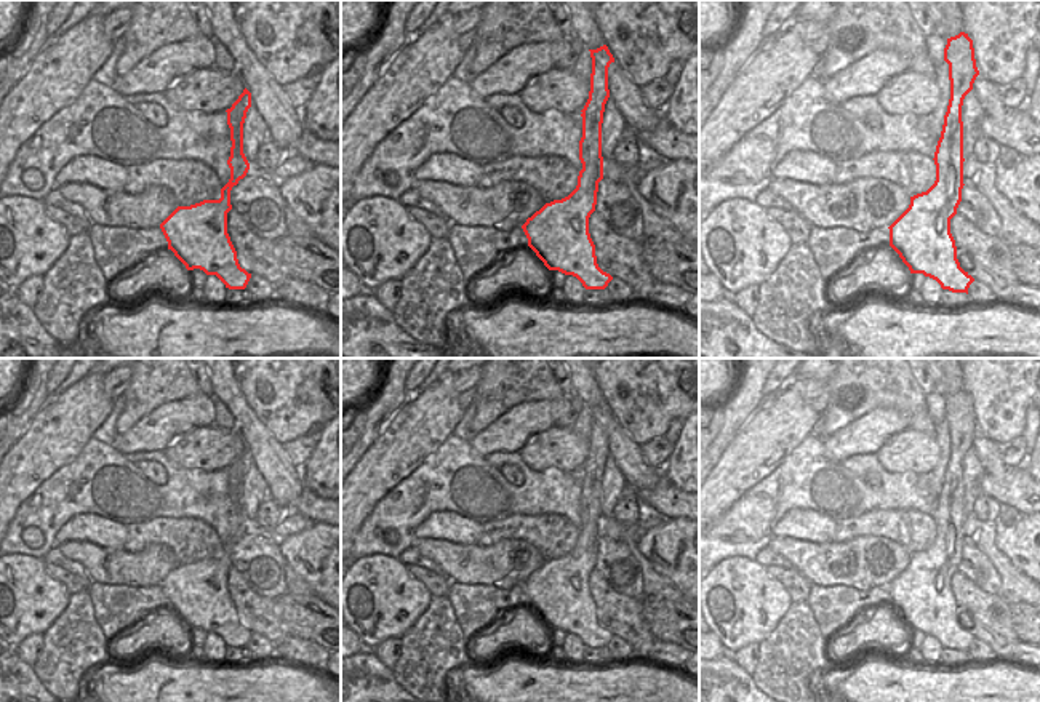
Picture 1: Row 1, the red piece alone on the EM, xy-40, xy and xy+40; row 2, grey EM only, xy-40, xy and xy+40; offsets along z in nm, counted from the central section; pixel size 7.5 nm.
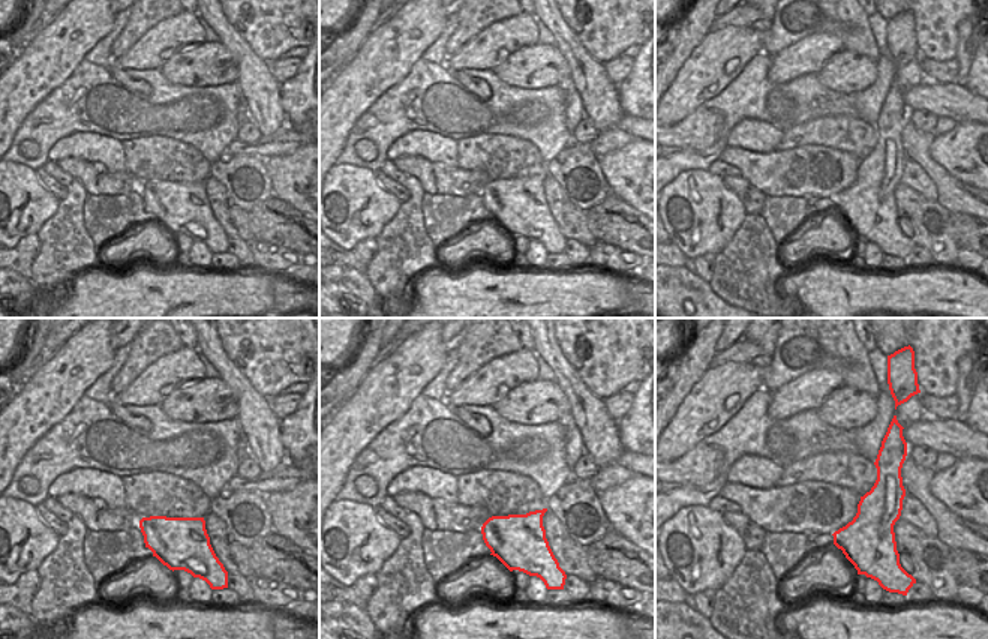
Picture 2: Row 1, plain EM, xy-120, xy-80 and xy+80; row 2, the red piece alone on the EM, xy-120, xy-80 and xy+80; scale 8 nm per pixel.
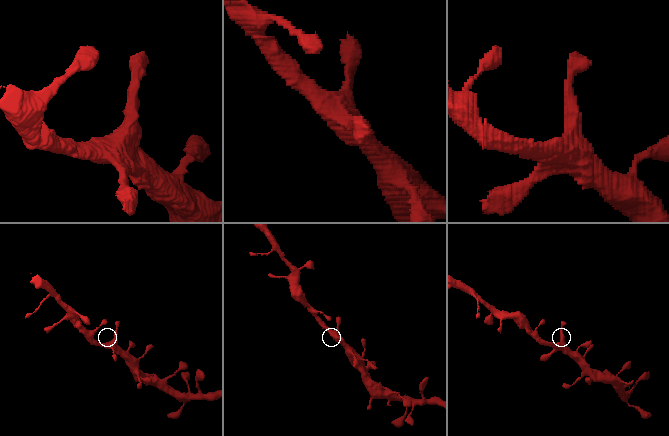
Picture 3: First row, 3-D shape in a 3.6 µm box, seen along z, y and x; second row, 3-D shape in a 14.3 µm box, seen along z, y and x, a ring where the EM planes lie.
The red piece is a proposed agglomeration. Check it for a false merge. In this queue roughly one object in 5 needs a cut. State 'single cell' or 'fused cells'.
single cell

